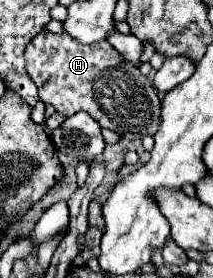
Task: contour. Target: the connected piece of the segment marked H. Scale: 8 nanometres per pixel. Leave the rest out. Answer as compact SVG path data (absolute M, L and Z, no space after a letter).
M46 31L46 33L38 33L38 37L34 37L34 41L28 43L28 47L24 51L24 59L26 59L26 71L38 87L40 101L54 105L54 109L60 115L70 117L78 111L86 111L100 123L100 127L116 131L126 141L142 139L146 135L154 137L158 133L160 121L162 121L160 119L162 105L160 105L156 87L134 65L130 65L128 61L122 61L120 53L108 41L98 41L98 43L86 45L86 43L76 41L68 33L56 35L56 33Z

